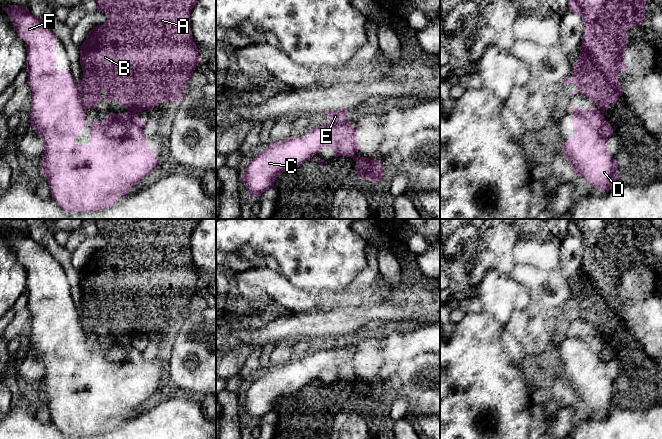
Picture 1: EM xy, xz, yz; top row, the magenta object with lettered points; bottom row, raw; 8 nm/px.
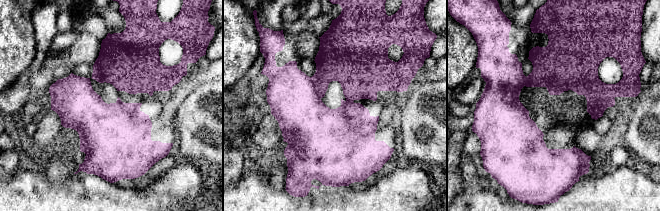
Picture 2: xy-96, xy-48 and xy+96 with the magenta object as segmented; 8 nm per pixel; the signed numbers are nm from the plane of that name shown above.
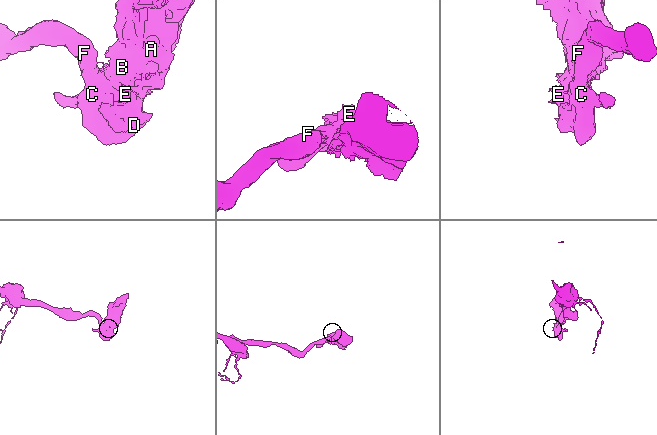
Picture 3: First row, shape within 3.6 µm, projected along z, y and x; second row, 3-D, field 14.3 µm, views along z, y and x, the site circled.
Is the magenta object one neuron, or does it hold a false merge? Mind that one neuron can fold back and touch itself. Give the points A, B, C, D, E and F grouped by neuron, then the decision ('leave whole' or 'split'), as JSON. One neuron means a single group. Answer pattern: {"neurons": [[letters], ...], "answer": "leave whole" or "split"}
{"neurons": [["A", "B", "C", "D", "E", "F"]], "answer": "leave whole"}

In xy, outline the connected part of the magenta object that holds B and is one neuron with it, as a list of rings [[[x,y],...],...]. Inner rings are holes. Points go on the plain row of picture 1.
[[[95,219],[98,235],[107,237],[107,244],[104,248],[95,250],[88,258],[86,264],[81,270],[80,274],[80,288],[83,295],[83,301],[79,308],[74,305],[74,302],[70,298],[70,293],[59,295],[54,291],[57,286],[56,280],[53,275],[56,273],[54,270],[55,259],[52,257],[46,247],[40,245],[37,241],[33,240],[27,231],[11,229],[3,232],[3,234],[9,239],[10,245],[14,249],[18,260],[25,265],[25,271],[27,274],[26,293],[28,295],[27,307],[32,315],[32,326],[30,342],[30,351],[34,352],[34,355],[44,365],[44,373],[41,379],[42,387],[40,388],[40,395],[47,404],[52,422],[58,427],[58,429],[70,436],[84,436],[84,435],[97,435],[104,432],[112,431],[118,426],[118,420],[127,420],[131,411],[140,406],[145,400],[147,400],[154,391],[160,386],[160,381],[156,381],[150,374],[150,370],[146,368],[146,362],[142,357],[142,353],[146,349],[142,343],[140,343],[136,337],[147,334],[150,336],[161,325],[179,325],[182,323],[182,316],[186,307],[190,304],[197,287],[199,286],[199,275],[196,267],[193,265],[192,252],[190,245],[190,237],[194,229],[198,226],[202,219]],[[105,314],[105,324],[114,323],[116,326],[121,327],[128,335],[120,338],[110,336],[109,339],[103,345],[93,345],[90,347],[90,368],[89,369],[76,369],[75,361],[85,350],[85,341],[87,333],[95,333],[97,328],[101,324],[101,316]]]

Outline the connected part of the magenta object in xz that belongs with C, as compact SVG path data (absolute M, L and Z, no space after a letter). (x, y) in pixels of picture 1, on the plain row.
M346 332L339 334L328 334L328 347L326 349L316 350L309 353L308 361L289 360L281 366L270 366L263 376L250 384L245 396L241 399L241 405L247 412L250 420L256 421L274 410L277 401L283 396L288 396L299 391L311 380L319 376L321 371L329 371L334 375L334 381L351 381L356 386L356 398L359 402L371 403L374 408L379 404L385 404L383 389L381 386L367 381L355 380L357 374L362 372L357 368L357 355L348 347L346 343Z

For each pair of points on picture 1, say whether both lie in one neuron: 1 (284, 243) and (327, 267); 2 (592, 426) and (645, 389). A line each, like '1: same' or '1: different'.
1: same
2: different

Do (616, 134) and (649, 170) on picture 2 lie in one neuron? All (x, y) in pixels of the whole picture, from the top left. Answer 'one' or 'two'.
one

